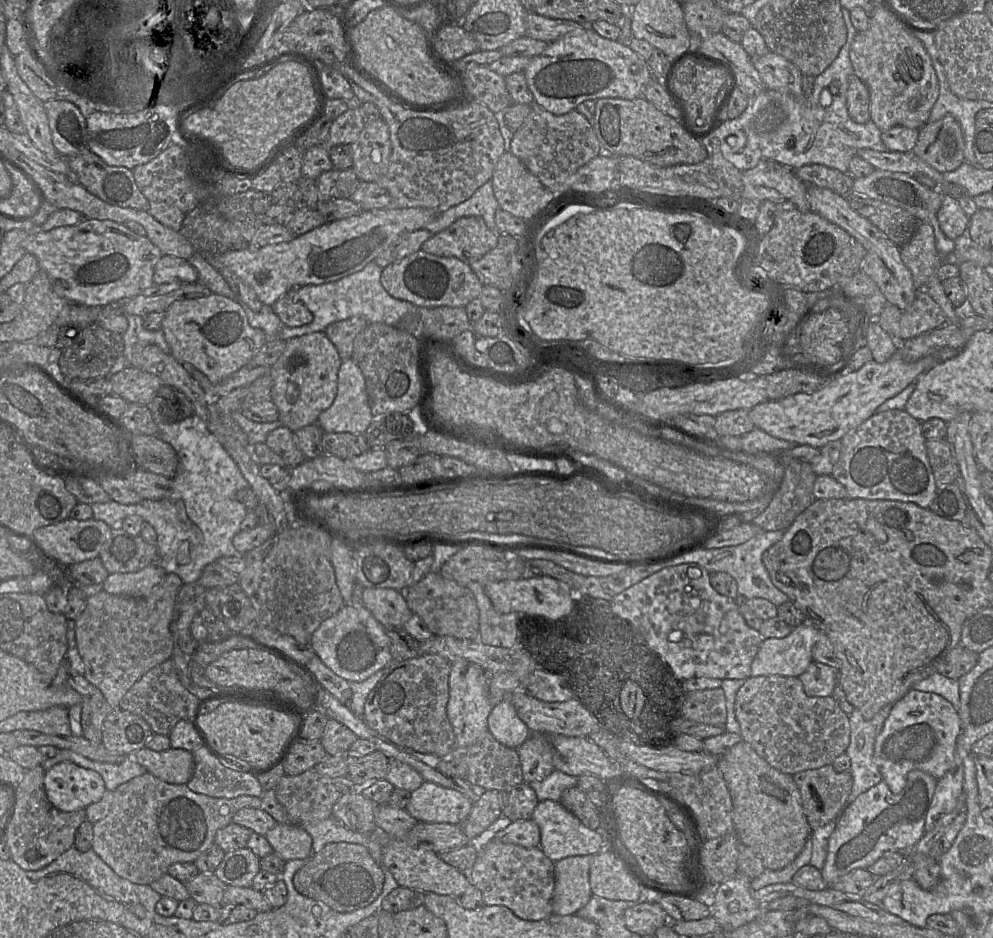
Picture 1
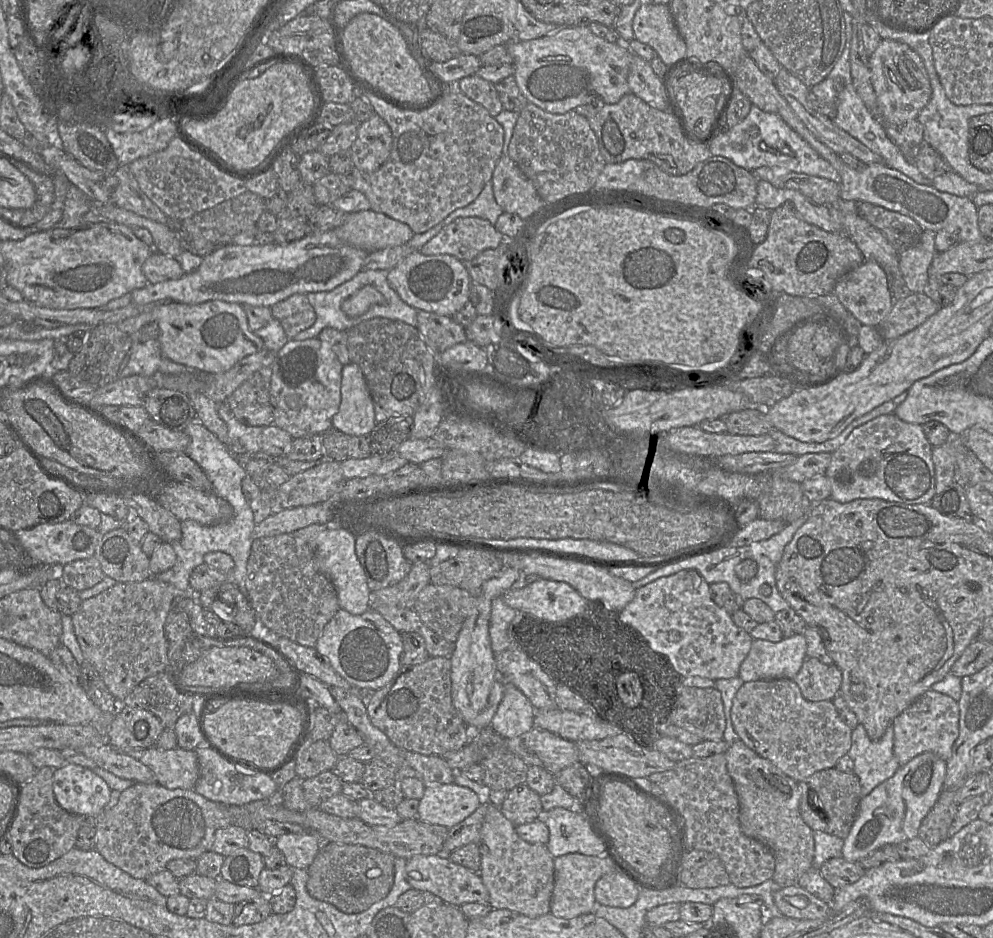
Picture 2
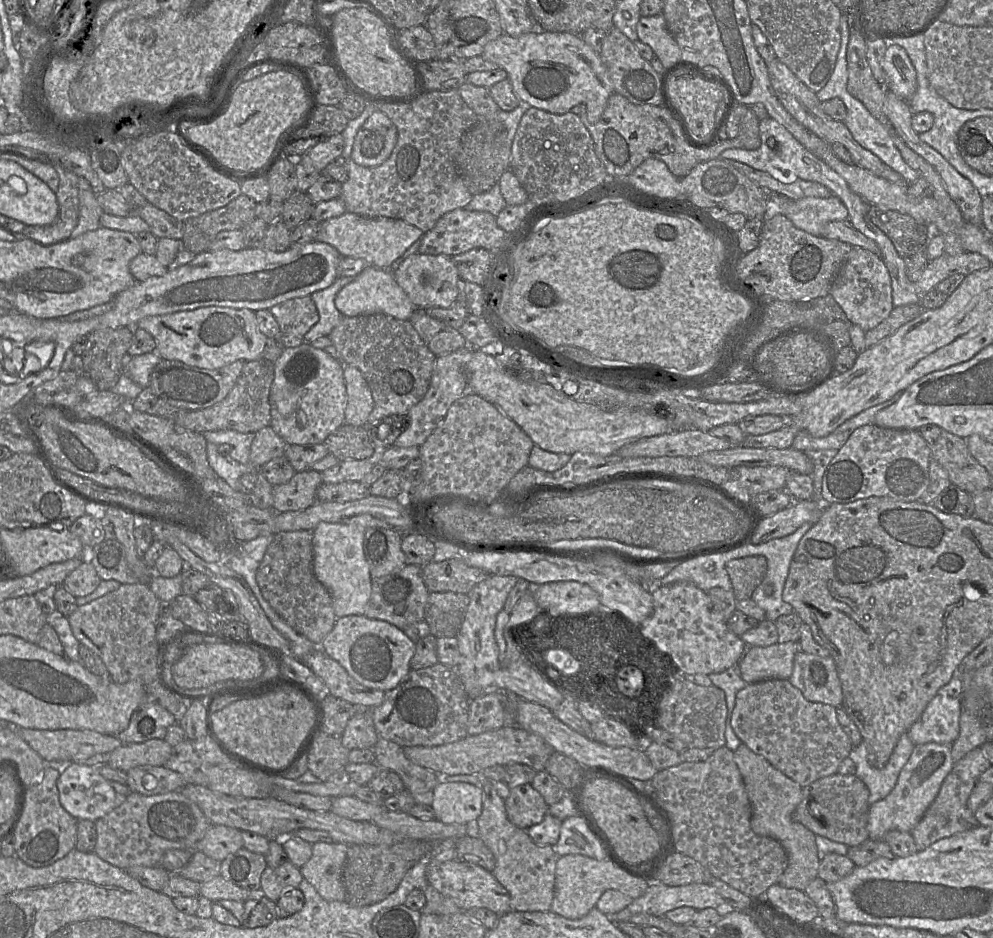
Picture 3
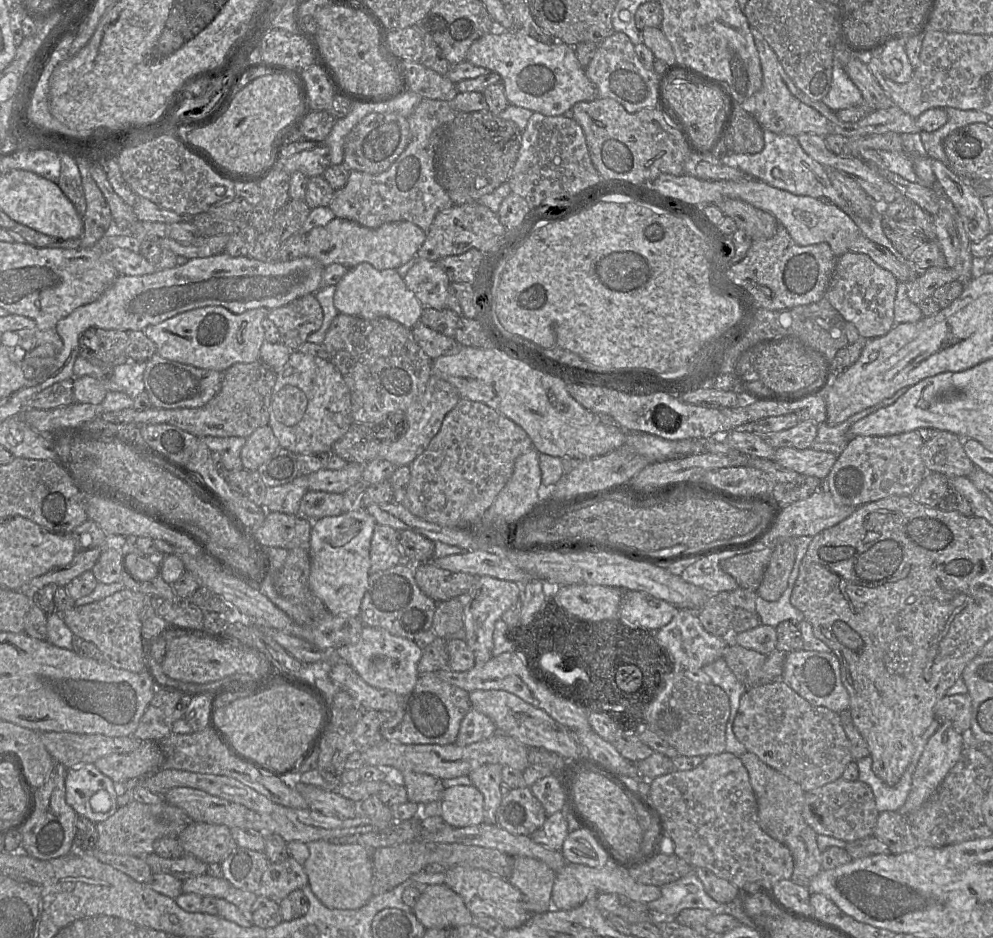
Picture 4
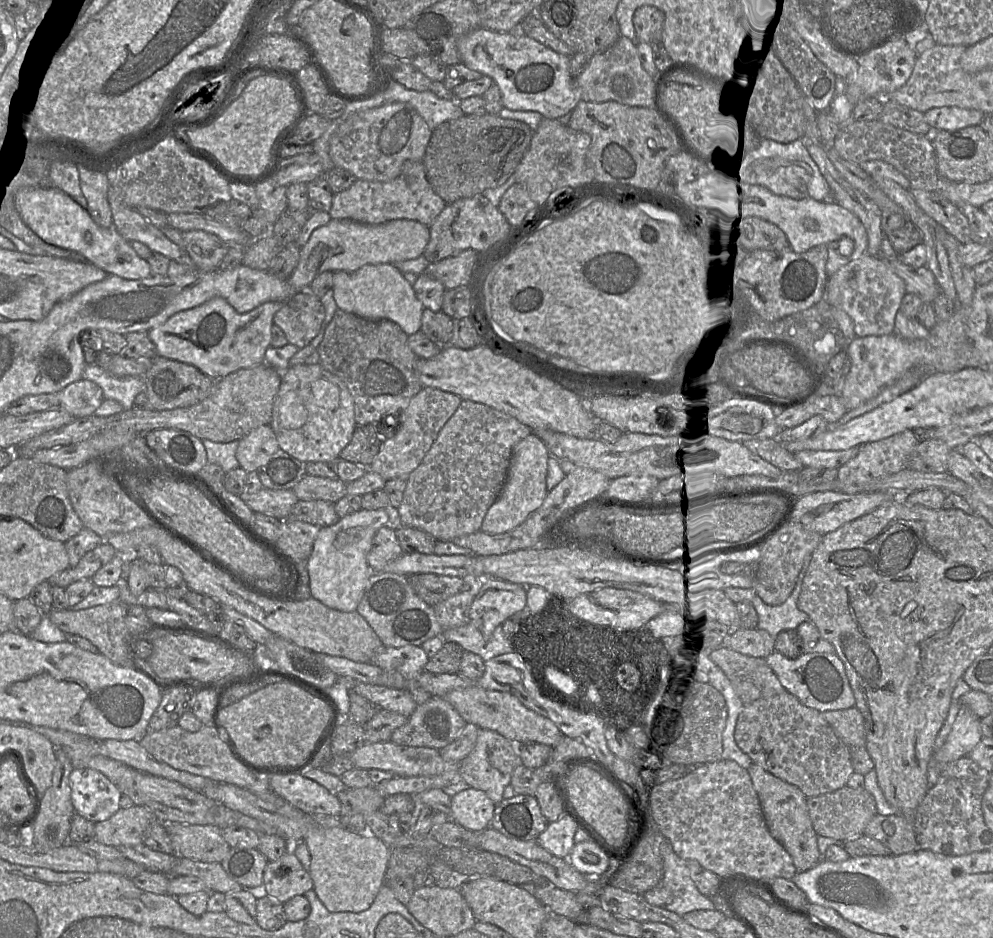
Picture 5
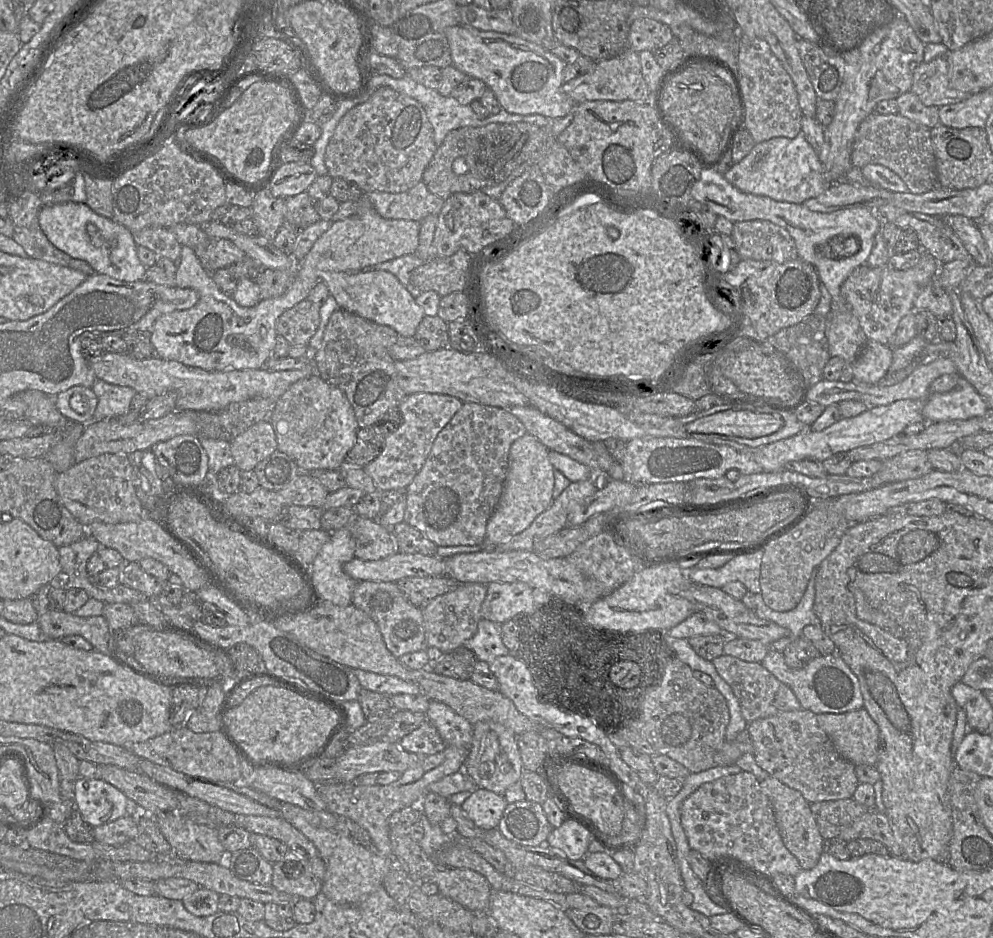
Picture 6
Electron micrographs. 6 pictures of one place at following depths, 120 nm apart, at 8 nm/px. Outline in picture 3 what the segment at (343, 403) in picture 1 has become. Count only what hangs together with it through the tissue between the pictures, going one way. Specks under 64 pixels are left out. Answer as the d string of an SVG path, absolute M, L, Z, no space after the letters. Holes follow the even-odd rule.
M344 365L347 406L344 424L365 426L374 408L370 387L361 371L352 365Z

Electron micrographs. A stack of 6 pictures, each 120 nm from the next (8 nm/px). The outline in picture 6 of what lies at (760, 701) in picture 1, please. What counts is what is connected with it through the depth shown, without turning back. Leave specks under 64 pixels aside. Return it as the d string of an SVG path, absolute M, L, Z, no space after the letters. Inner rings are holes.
M799 709L780 712L748 723L746 729L753 744L755 760L770 776L798 790L809 803L852 798L859 784L855 766L838 753L830 737L819 727L816 715L809 710Z

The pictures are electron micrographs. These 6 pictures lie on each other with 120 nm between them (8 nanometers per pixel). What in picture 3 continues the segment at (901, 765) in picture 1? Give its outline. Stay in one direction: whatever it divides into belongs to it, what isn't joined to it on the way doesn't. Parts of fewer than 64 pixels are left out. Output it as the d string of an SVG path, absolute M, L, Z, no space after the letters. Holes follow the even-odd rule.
M937 694L907 735L915 746L930 742L951 745L959 736L960 715L960 698Z

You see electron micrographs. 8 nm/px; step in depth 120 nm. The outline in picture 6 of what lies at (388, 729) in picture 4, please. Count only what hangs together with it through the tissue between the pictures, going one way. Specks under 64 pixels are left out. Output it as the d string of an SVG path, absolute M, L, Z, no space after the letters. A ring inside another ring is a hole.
M426 720L419 728L403 737L398 747L420 756L430 756L442 752L447 745L442 740L436 727Z

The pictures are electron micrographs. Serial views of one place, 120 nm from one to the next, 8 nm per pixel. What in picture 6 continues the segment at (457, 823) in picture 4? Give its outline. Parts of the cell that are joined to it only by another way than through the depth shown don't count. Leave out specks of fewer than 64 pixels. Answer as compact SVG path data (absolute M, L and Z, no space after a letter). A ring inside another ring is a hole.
M477 788L461 805L465 815L485 830L497 829L508 803L503 795Z

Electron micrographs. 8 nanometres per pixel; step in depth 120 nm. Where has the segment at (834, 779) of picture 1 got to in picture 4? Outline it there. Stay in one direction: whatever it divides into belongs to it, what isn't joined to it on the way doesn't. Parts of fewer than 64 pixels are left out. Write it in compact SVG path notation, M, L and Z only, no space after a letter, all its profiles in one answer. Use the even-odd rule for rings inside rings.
M839 778L819 788L805 792L802 816L817 833L851 842L872 836L878 819L875 797L871 787L859 780Z

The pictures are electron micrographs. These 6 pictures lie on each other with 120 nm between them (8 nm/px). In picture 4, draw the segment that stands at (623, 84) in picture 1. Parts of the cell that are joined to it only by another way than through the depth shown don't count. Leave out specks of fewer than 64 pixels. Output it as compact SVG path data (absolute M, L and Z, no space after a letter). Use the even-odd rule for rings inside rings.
M494 23L491 33L472 43L466 61L498 73L510 105L545 116L561 116L576 103L597 98L597 89L580 66L574 47L559 41L545 44L521 30L506 30Z

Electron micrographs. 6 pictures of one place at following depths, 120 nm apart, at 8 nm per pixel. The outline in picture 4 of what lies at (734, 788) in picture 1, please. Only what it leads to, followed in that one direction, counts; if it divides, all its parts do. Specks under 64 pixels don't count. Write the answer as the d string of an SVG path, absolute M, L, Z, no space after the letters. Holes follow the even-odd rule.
M750 751L744 753L740 760L748 771L750 783L756 796L758 822L761 829L790 850L794 862L793 874L790 879L798 885L809 886L812 878L822 870L822 853L817 845L818 834L802 816L804 790L798 783L767 765Z

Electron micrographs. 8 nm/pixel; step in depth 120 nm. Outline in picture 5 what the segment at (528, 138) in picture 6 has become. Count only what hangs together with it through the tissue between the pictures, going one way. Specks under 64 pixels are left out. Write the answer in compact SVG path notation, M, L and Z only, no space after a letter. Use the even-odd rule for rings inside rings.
M489 113L464 114L445 121L432 130L422 159L426 179L446 203L499 187L516 171L529 148L533 132L522 121Z

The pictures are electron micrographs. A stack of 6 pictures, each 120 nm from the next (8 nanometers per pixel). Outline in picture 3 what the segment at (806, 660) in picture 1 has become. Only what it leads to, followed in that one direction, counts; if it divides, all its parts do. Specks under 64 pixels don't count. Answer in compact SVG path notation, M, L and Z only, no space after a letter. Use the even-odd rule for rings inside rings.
M776 642L770 646L747 647L737 663L746 683L768 679L788 679L793 671L794 656L801 651L798 642Z

